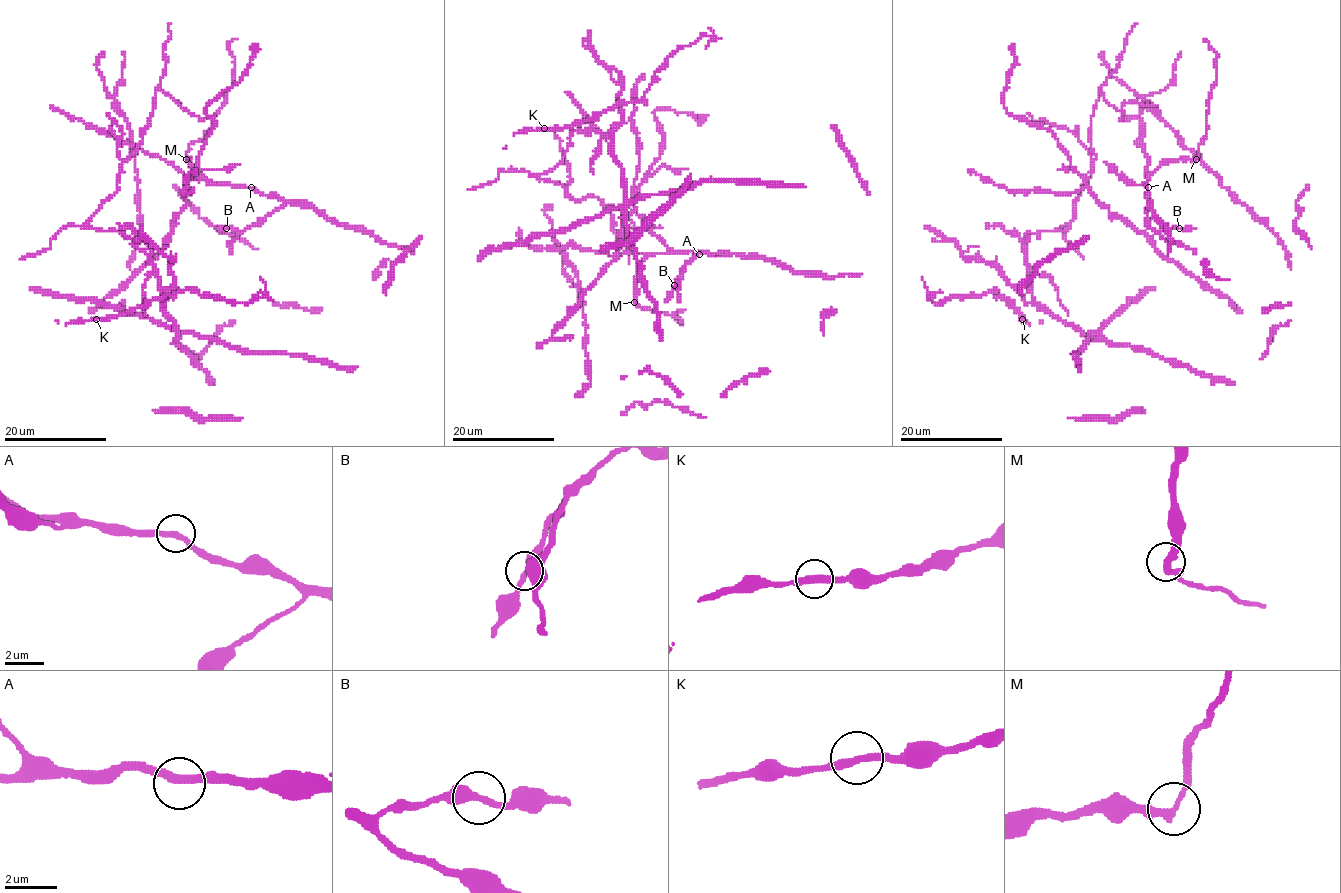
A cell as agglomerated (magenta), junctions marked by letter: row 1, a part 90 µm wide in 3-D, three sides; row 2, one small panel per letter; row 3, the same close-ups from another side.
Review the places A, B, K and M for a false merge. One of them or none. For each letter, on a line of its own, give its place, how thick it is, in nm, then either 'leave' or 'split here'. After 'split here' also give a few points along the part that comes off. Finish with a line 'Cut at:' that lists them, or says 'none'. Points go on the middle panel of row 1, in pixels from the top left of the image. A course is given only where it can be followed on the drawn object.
A: (699, 254) | 300 nm | leave
B: (674, 285) | 320 nm | leave
K: (544, 128) | 320 nm | leave
M: (634, 302) | 300 nm | split here | (633, 301), (651, 311), (673, 315), (682, 320), (681, 323), (676, 317), (685, 310)
Cut at: M

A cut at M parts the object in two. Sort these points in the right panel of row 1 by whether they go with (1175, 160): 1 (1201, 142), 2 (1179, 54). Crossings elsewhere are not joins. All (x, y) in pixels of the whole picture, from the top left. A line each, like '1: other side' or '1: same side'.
1: other side
2: same side

